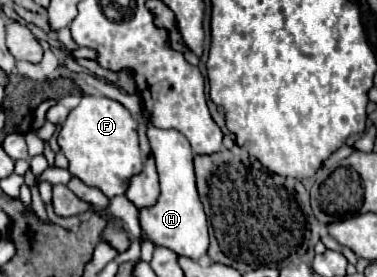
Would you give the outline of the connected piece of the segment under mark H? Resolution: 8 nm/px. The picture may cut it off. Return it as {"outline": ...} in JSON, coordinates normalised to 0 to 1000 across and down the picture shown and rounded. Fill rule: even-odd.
{"outline":[[[393,451],[393,509],[403,531],[403,560],[414,581],[414,617],[424,639],[424,718],[408,747],[393,747],[371,762],[371,812],[387,863],[398,863],[408,884],[435,884],[462,899],[472,921],[531,935],[552,906],[552,791],[536,755],[525,690],[520,690],[520,646],[515,646],[515,545],[504,538],[504,516],[493,495],[462,466],[419,466],[408,451]]]}

